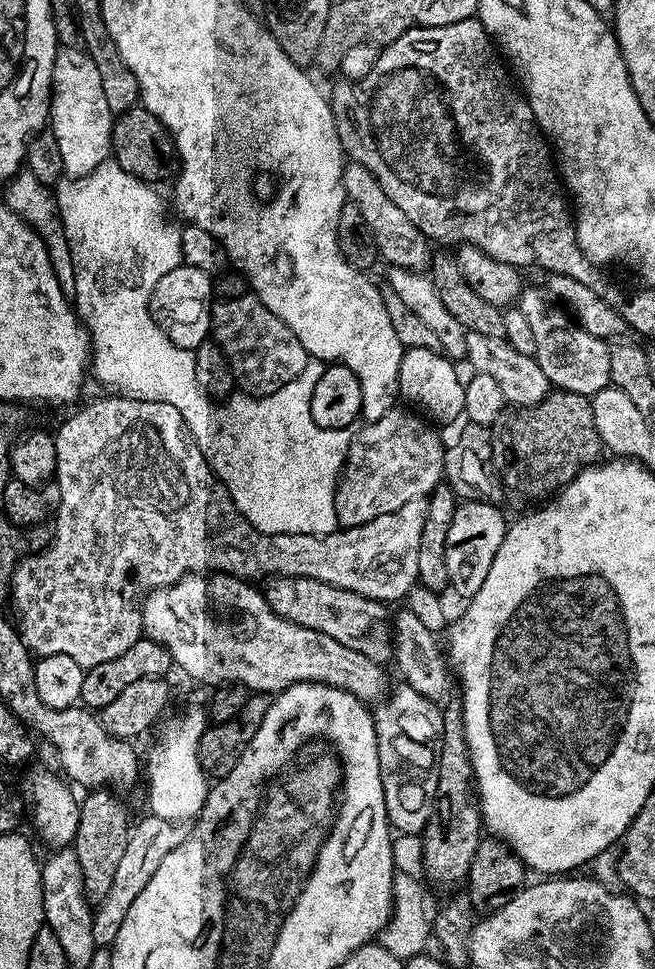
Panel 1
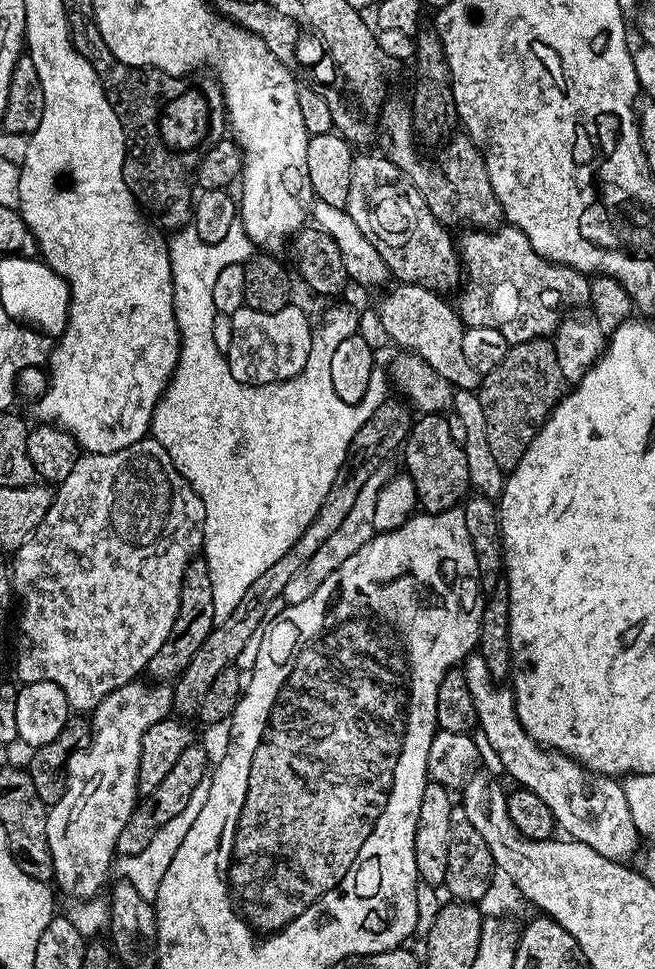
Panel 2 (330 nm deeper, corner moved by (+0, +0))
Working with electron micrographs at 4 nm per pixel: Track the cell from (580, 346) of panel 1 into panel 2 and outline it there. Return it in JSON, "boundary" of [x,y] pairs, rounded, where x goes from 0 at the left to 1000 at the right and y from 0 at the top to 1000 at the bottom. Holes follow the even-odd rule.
{"boundary":[[[545,160],[539,164],[528,218],[547,229],[547,237],[559,241],[565,254],[583,262],[583,270],[589,270],[594,282],[606,290],[658,297],[673,303],[704,296],[705,269],[693,244],[690,248],[684,240],[689,238],[663,225],[623,181],[585,160]]]}

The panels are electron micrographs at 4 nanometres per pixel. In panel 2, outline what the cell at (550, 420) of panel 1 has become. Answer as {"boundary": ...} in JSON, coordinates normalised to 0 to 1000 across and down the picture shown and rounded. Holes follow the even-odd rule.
{"boundary":[[[837,349],[780,356],[771,368],[737,385],[730,408],[742,430],[742,453],[769,488],[783,487],[797,477],[797,469],[803,469],[863,405],[864,393],[852,379],[849,356]]]}

